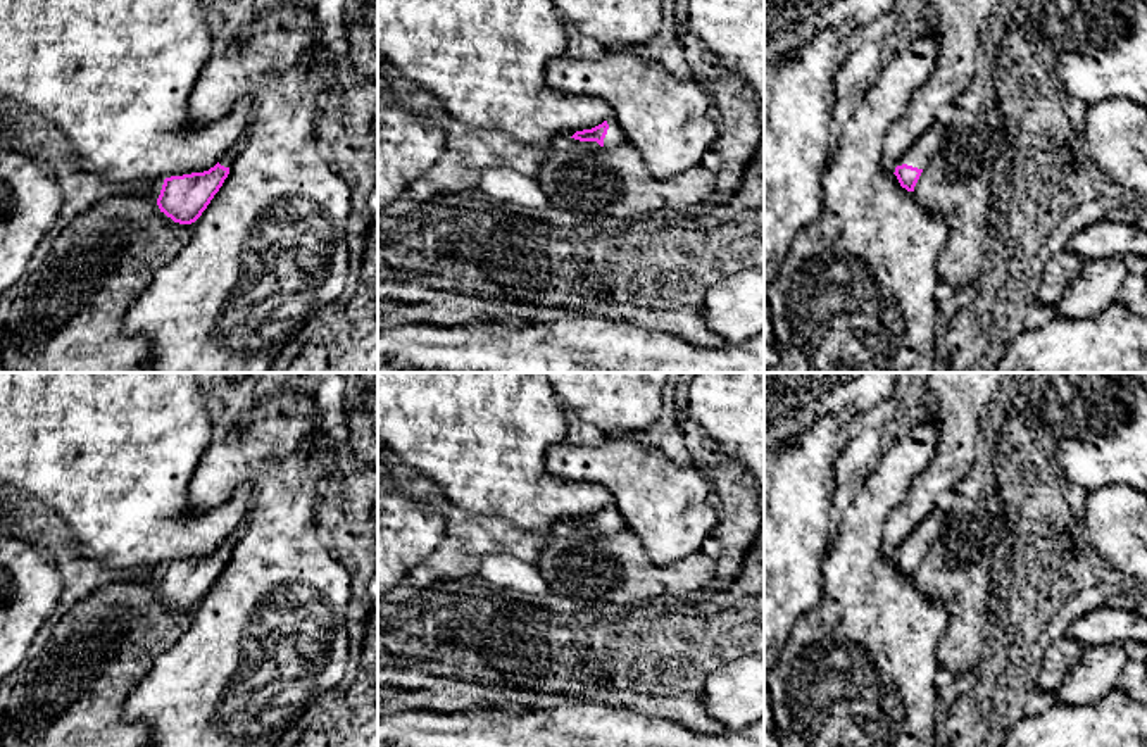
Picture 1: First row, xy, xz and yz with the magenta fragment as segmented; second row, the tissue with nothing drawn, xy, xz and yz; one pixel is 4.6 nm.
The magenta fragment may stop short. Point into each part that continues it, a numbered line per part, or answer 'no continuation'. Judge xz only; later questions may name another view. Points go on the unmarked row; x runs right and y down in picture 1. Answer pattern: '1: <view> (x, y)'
1: xz (614, 523)

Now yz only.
1: yz (918, 542)

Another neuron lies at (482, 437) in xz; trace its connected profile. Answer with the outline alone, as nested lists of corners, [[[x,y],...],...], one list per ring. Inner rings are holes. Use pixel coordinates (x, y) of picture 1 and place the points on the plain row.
[[[378,373],[378,450],[383,450],[392,461],[400,461],[428,476],[438,485],[450,505],[478,516],[507,519],[517,528],[540,537],[550,530],[571,524],[576,518],[592,516],[612,504],[612,495],[604,486],[562,481],[547,471],[545,454],[550,447],[566,442],[567,426],[566,404],[554,390],[547,373]]]

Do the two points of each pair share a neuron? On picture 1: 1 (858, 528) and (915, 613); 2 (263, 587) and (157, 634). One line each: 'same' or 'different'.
1: same
2: different

